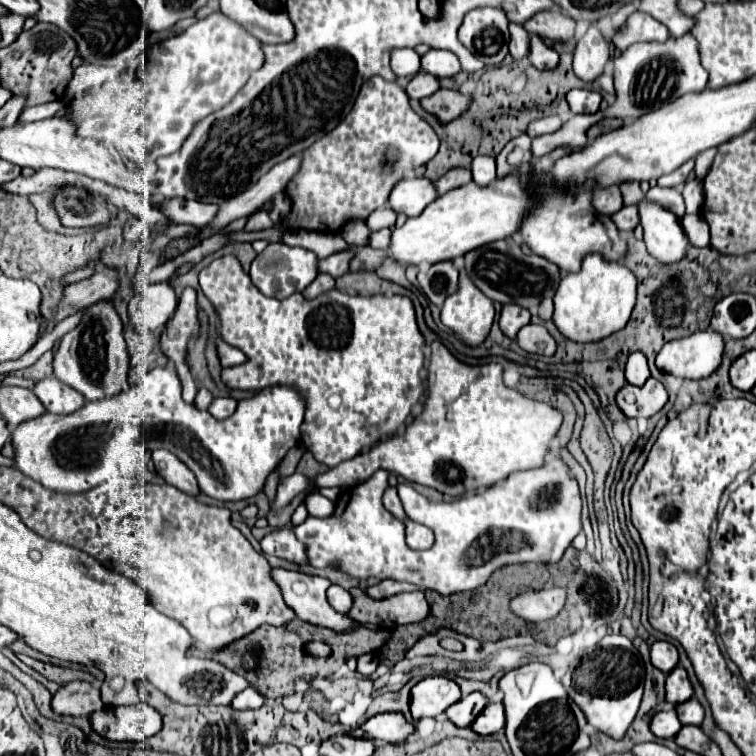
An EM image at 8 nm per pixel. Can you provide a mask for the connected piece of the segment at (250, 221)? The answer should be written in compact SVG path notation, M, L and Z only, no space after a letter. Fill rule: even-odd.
M263 208L255 210L249 218L247 218L247 224L245 224L245 230L247 232L257 232L257 230L265 230L265 228L271 228L273 222L271 218L267 216L267 212Z

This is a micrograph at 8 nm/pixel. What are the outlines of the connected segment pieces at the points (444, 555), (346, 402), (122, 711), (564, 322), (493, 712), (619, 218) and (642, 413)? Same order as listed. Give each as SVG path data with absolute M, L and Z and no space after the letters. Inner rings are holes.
M549 458L541 468L515 472L503 482L495 486L487 486L484 490L465 493L452 499L451 502L433 502L421 496L410 483L397 485L398 495L405 506L405 512L411 520L429 526L435 532L435 544L427 552L411 550L405 542L405 524L397 520L391 512L385 510L381 496L389 486L389 472L377 470L369 480L363 484L347 488L341 498L337 500L335 512L329 518L307 518L303 524L297 526L297 538L307 542L309 548L309 562L315 568L335 568L345 572L351 578L367 580L367 578L393 578L405 580L411 584L419 584L423 588L431 588L443 596L475 590L477 586L485 584L493 570L505 564L521 564L521 562L559 562L571 540L581 532L581 498L575 478L569 472L569 466L559 458ZM515 532L515 554L497 554L499 548L499 534Z
M221 256L217 260L213 260L211 264L207 264L201 272L199 272L199 284L201 284L201 290L203 294L213 302L217 314L219 314L219 320L221 320L221 336L225 342L229 342L231 346L237 346L239 350L245 352L247 356L247 362L241 364L241 366L233 366L233 368L223 368L223 382L227 382L231 388L241 388L241 390L261 390L261 388L267 388L267 386L295 386L299 390L299 394L305 398L305 404L307 408L313 408L313 412L305 412L305 420L303 420L303 426L301 426L301 440L303 444L307 446L307 450L313 452L313 456L327 464L329 468L345 462L345 460L351 460L353 456L357 456L359 452L363 450L369 450L379 438L387 436L387 434L395 434L411 416L411 408L419 402L419 398L423 396L425 388L423 388L423 380L421 380L421 368L425 364L425 356L423 356L423 346L425 346L425 338L421 336L419 328L417 328L417 322L415 322L415 310L413 310L413 302L407 298L407 296L369 296L369 298L363 298L363 296L349 296L349 294L343 294L339 290L331 290L331 292L325 292L321 296L317 296L315 300L305 300L303 294L291 294L289 298L285 300L277 300L277 298L269 298L269 296L263 296L255 284L251 282L249 274L243 272L239 260L235 256Z
M147 702L133 706L105 706L89 716L93 730L107 740L141 742L161 730L161 716Z
M585 254L581 270L561 278L555 292L553 322L569 340L595 342L621 330L635 306L637 278L627 266L615 260L605 260L601 254Z
M487 704L485 710L475 718L475 722L471 724L471 728L477 734L495 734L499 730L505 728L505 710L503 704Z
M623 206L619 212L615 212L613 216L613 222L619 230L627 230L627 232L633 232L635 226L639 224L639 214L637 214L637 206Z
M649 378L643 386L625 384L617 394L617 404L629 418L651 418L667 400L669 394L665 386L655 378Z

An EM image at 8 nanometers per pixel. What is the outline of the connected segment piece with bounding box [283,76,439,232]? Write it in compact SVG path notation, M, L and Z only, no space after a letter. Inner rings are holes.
M369 78L355 100L353 110L347 118L323 138L319 138L311 148L303 152L303 164L295 178L287 184L287 194L291 196L293 208L283 220L289 230L315 230L315 232L337 232L351 218L367 218L373 210L387 204L391 188L403 178L403 172L427 164L439 150L439 138L435 130L419 118L409 106L405 88L395 80L387 82L385 78Z

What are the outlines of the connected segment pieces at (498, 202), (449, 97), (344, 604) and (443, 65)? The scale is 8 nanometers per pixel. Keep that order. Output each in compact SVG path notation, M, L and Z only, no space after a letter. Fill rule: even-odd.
M519 174L497 178L485 188L471 182L459 190L439 196L423 210L421 216L407 218L401 228L393 228L387 258L413 266L423 262L435 264L441 260L453 260L467 254L469 250L475 250L475 246L513 236L519 230L527 208L531 208L531 198L525 186L521 186Z
M437 90L435 94L421 100L421 106L437 116L441 122L451 122L459 118L459 114L467 112L471 106L471 94L461 94L457 90Z
M329 586L327 598L329 598L329 604L331 604L337 612L347 612L347 610L351 610L351 604L353 604L351 594L349 594L345 588L341 588L341 586Z
M429 50L425 56L421 56L421 66L435 78L453 78L461 72L459 58L449 50Z

